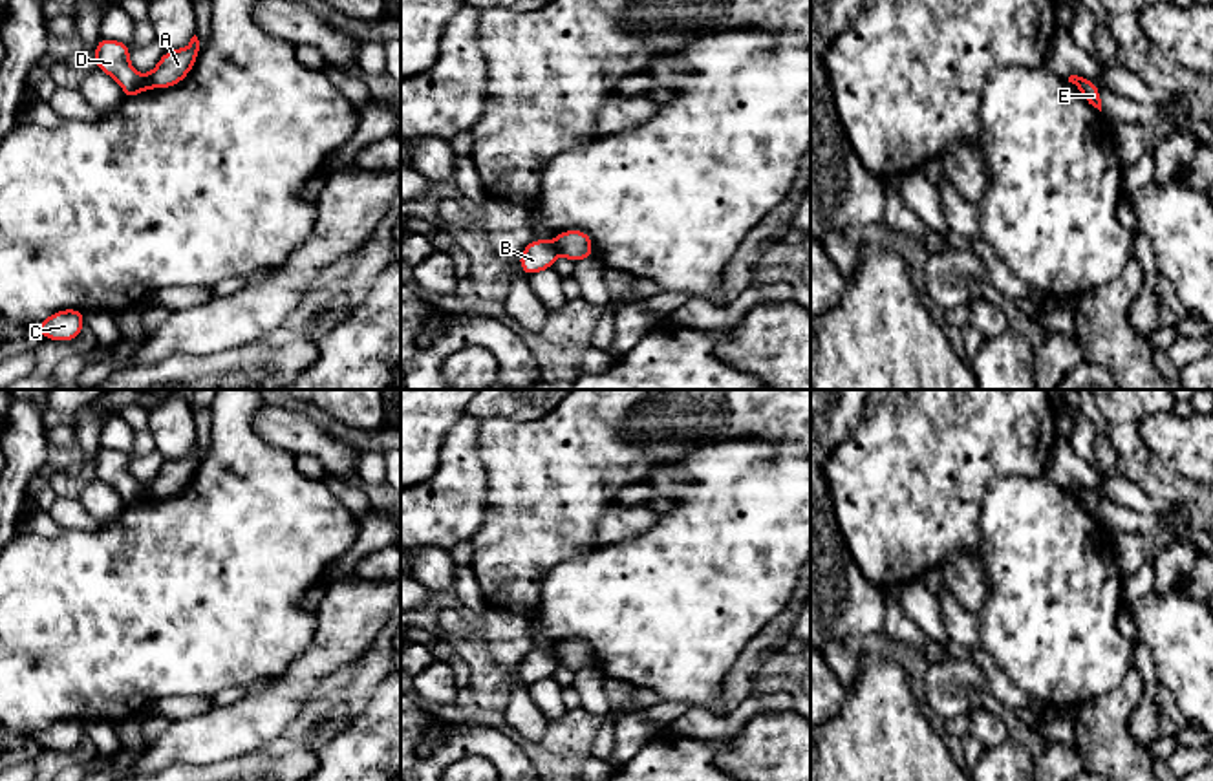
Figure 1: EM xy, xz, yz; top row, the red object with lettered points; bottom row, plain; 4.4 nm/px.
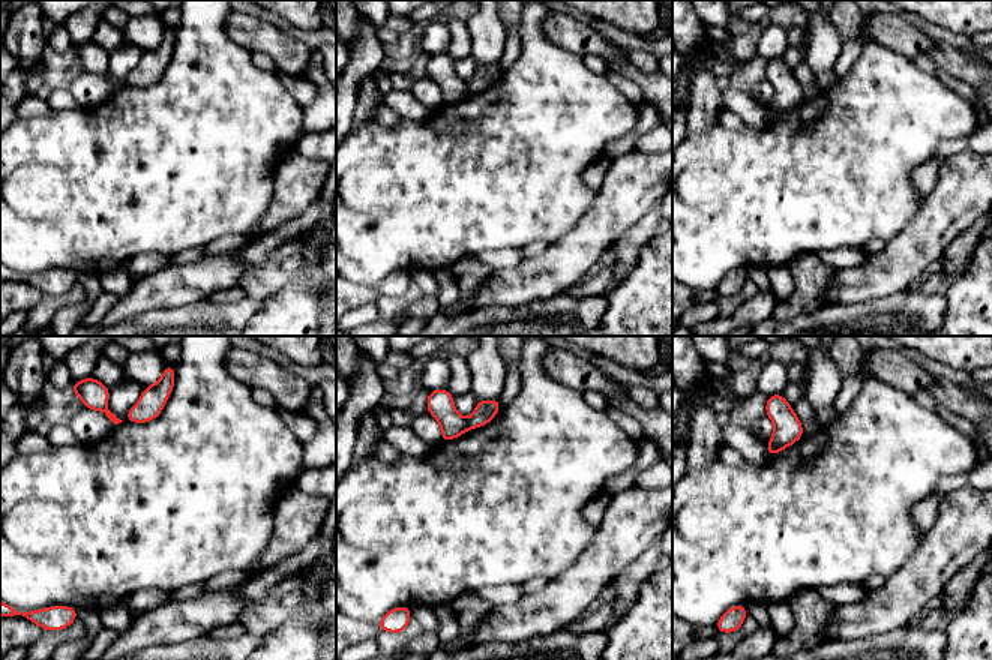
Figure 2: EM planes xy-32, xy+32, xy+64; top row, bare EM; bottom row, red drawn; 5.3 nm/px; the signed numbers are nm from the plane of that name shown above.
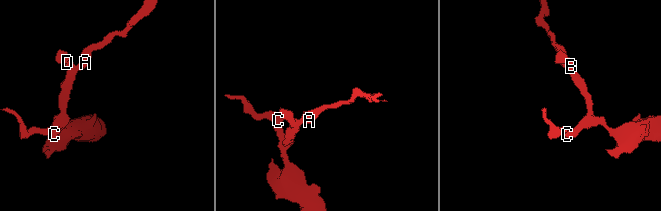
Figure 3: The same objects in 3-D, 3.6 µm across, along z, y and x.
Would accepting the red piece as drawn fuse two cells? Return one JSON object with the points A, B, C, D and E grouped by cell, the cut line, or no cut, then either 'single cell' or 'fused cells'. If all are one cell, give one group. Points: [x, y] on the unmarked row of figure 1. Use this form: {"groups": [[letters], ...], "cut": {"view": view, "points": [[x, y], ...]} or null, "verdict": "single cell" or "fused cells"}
{"groups": [["A"], ["B", "C", "D", "E"]], "cut": {"view": "xy", "points": [[143, 487], [149, 496]]}, "verdict": "fused cells"}

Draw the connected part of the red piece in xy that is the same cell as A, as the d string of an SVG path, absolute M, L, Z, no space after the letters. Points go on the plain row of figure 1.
M194 444L185 459L165 461L159 474L145 487L148 497L170 497L181 492L192 479L199 461L199 450Z

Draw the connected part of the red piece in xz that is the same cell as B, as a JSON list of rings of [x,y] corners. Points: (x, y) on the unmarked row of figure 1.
[[[532,649],[520,664],[520,679],[531,686],[551,679],[556,669],[556,657],[543,649]]]

